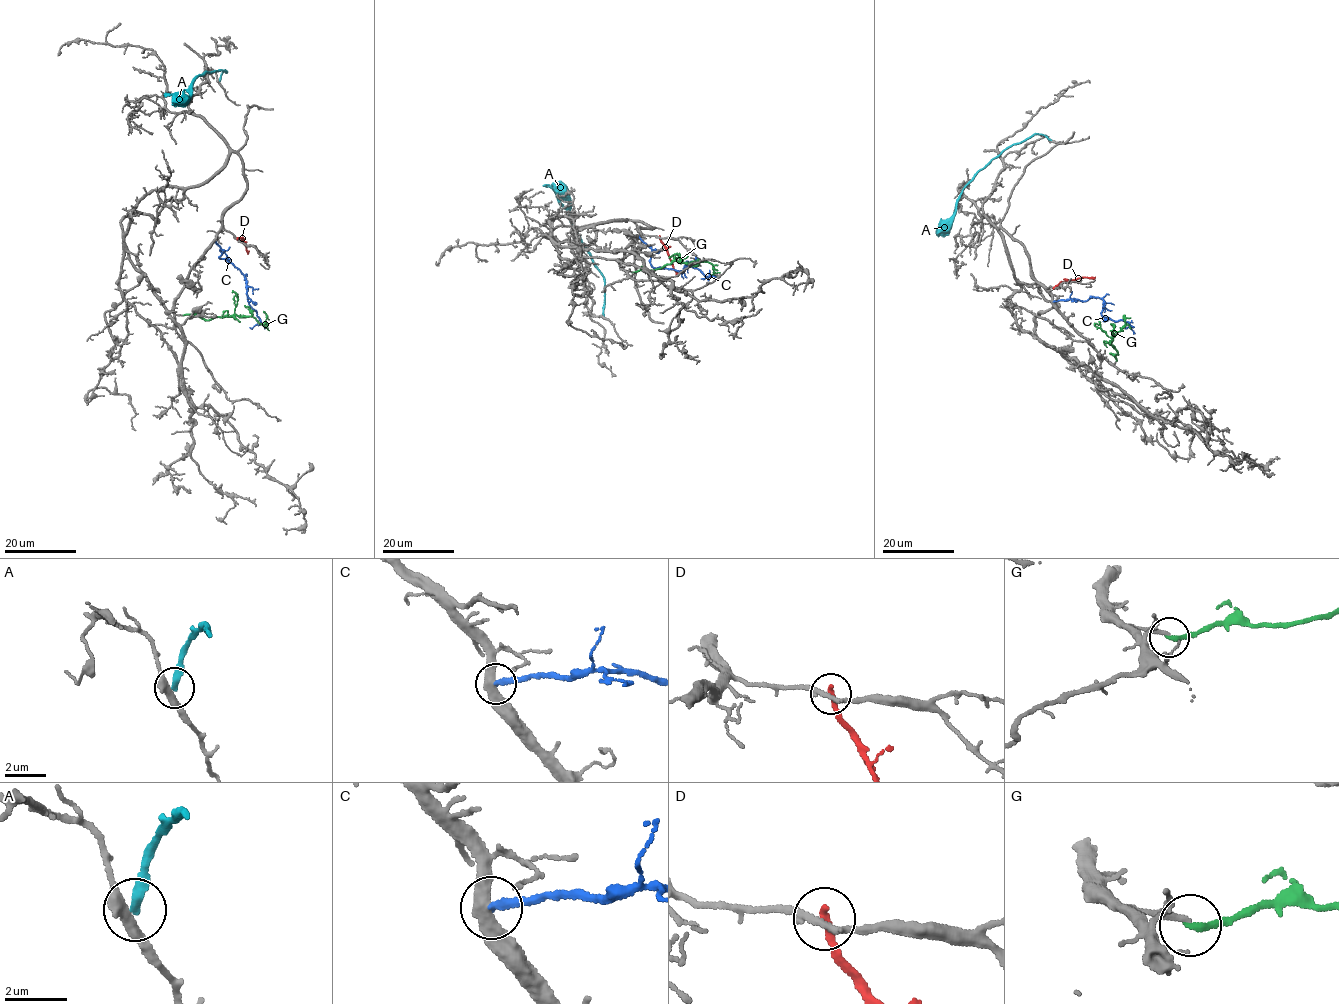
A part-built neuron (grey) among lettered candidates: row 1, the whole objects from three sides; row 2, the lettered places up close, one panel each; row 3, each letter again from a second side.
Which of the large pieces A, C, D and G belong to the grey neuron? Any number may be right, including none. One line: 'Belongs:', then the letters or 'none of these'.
Belongs: G

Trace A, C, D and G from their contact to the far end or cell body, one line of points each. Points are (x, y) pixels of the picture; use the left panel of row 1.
A: (219, 81), (227, 70), (215, 70), (197, 77), (181, 93), (164, 96)
C: (214, 241), (223, 251), (219, 258), (227, 259), (240, 269), (246, 280), (247, 299), (261, 322), (249, 327)
D: (237, 238), (245, 245), (247, 252)
G: (182, 315), (193, 314), (210, 320), (254, 316), (262, 324), (266, 321), (263, 311)

